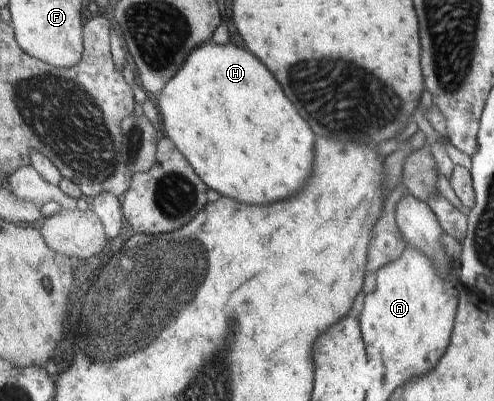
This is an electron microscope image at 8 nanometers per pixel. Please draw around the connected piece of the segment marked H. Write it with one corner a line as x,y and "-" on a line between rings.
211,40
208,43
204,43
204,45
200,45
200,47
196,47
187,58
187,61
181,66
180,71
164,87
165,90
156,95
157,108
162,114
165,132
188,158
188,161
192,163
192,167
196,167
196,173
204,179
204,183
208,183
208,187
216,189
220,195
226,195
226,197
236,199
236,201
246,203
246,205
266,205
266,203
276,203
278,199
292,197
294,193
298,193
304,187
304,183
308,181
308,177
312,175
312,169
314,169
316,135
310,129
310,125
302,119
302,115
298,113
298,109
294,107
294,103
286,97
286,93
282,91
280,83
266,69
266,65
248,49
244,50
232,43
219,45
213,43

